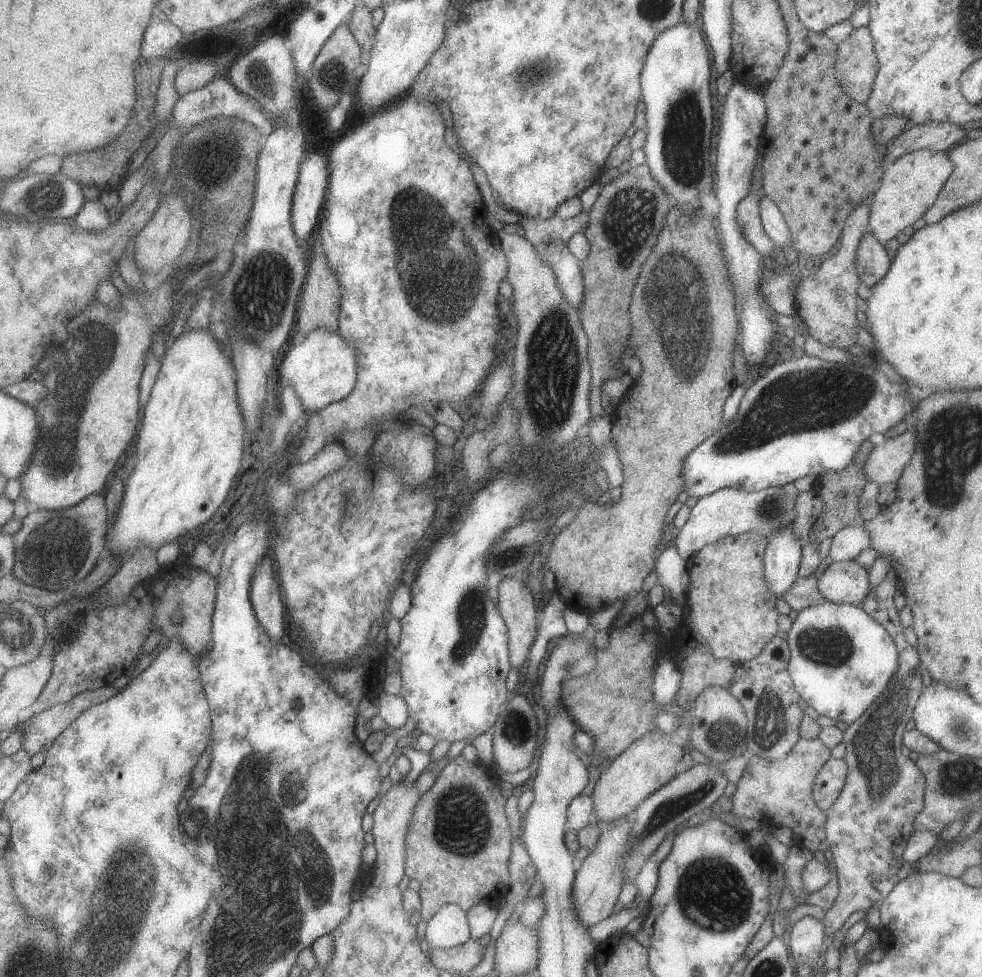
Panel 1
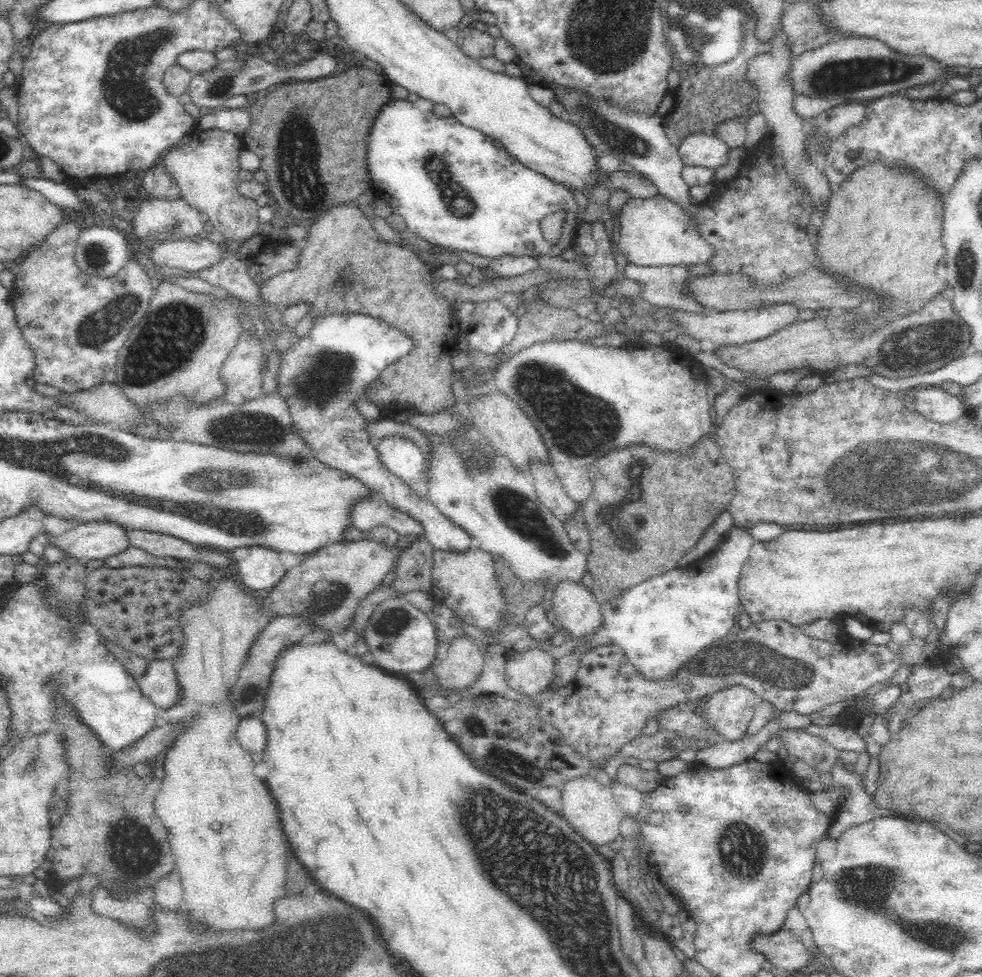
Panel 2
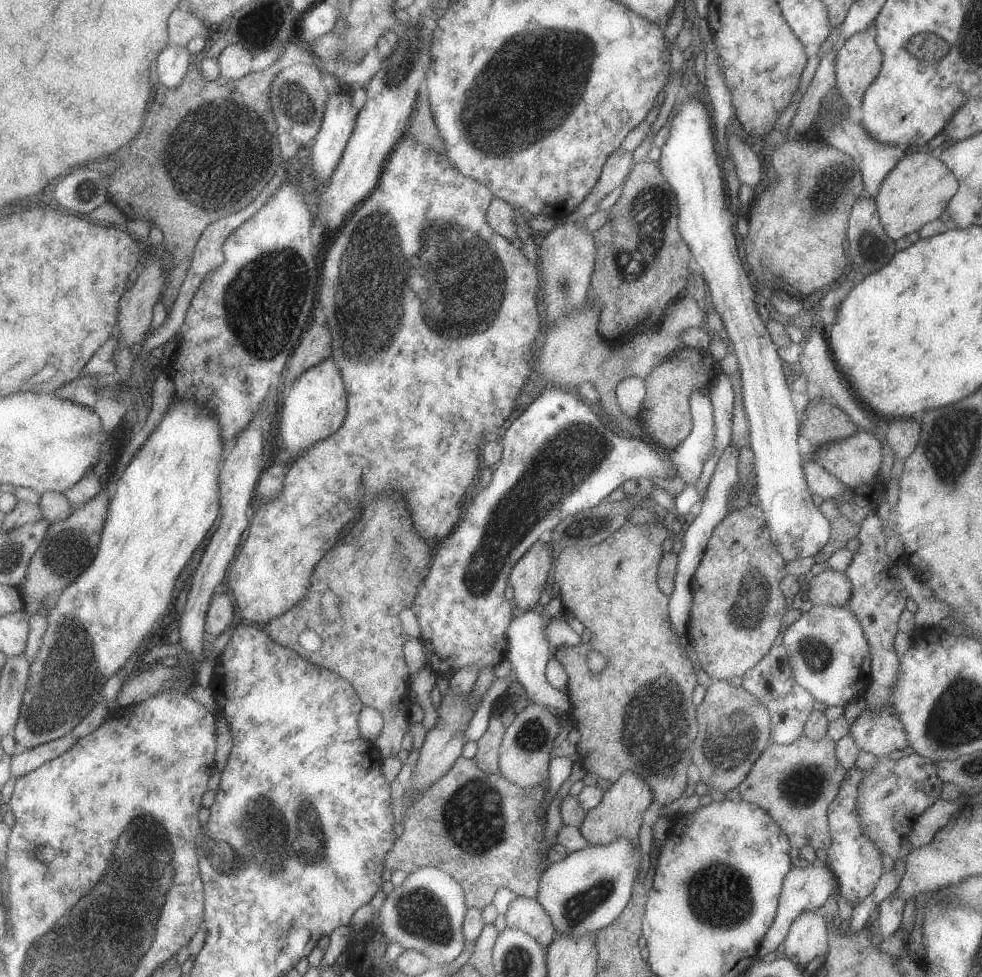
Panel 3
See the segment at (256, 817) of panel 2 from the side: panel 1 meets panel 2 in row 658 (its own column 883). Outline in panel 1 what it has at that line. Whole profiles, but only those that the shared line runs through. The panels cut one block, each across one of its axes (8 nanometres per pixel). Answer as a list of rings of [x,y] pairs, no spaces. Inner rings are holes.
[[[917,150],[890,162],[872,194],[869,208],[871,233],[885,245],[899,232],[910,227],[936,202],[940,190],[954,172],[947,151]]]

